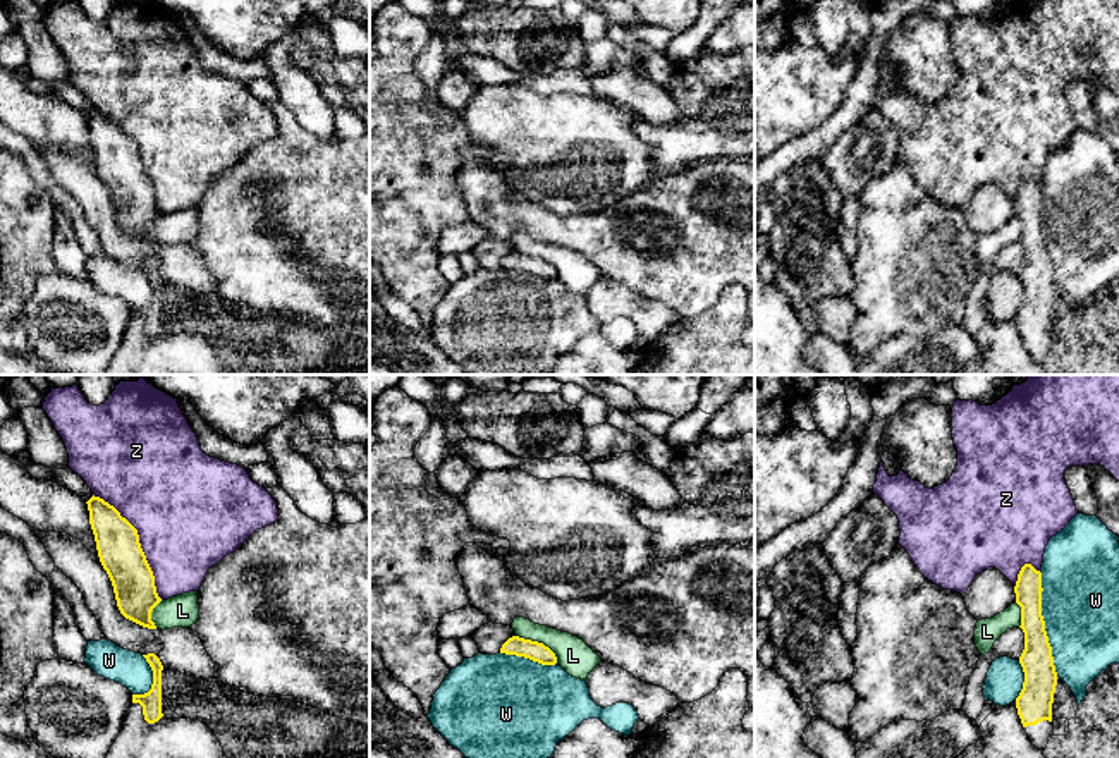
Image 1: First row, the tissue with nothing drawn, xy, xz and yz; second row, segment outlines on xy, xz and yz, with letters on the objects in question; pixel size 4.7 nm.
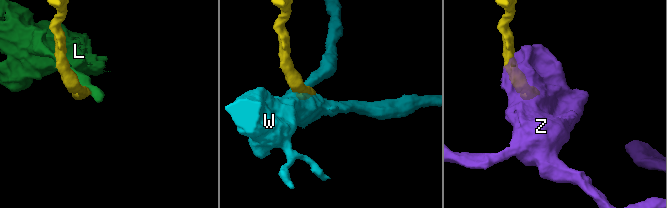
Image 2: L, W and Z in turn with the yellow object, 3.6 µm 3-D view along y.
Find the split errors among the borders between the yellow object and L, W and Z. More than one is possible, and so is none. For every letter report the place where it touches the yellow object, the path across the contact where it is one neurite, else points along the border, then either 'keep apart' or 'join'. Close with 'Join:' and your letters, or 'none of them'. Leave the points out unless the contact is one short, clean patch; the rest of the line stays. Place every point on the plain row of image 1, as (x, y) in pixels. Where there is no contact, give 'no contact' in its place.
L: xz (540, 258) | along xz (516, 250), (542, 256), (557, 277) | keep apart
W: yz (1044, 238) | keep apart
Z: xy (140, 158) | keep apart
Join: none of them

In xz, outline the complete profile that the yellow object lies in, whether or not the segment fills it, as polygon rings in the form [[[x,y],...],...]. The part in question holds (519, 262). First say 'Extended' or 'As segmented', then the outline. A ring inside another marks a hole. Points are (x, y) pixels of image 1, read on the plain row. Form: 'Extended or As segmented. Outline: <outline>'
As segmented. Outline: [[[519,251],[509,253],[502,260],[500,268],[524,272],[541,280],[557,278],[557,272],[548,261],[538,256],[519,253]]]

